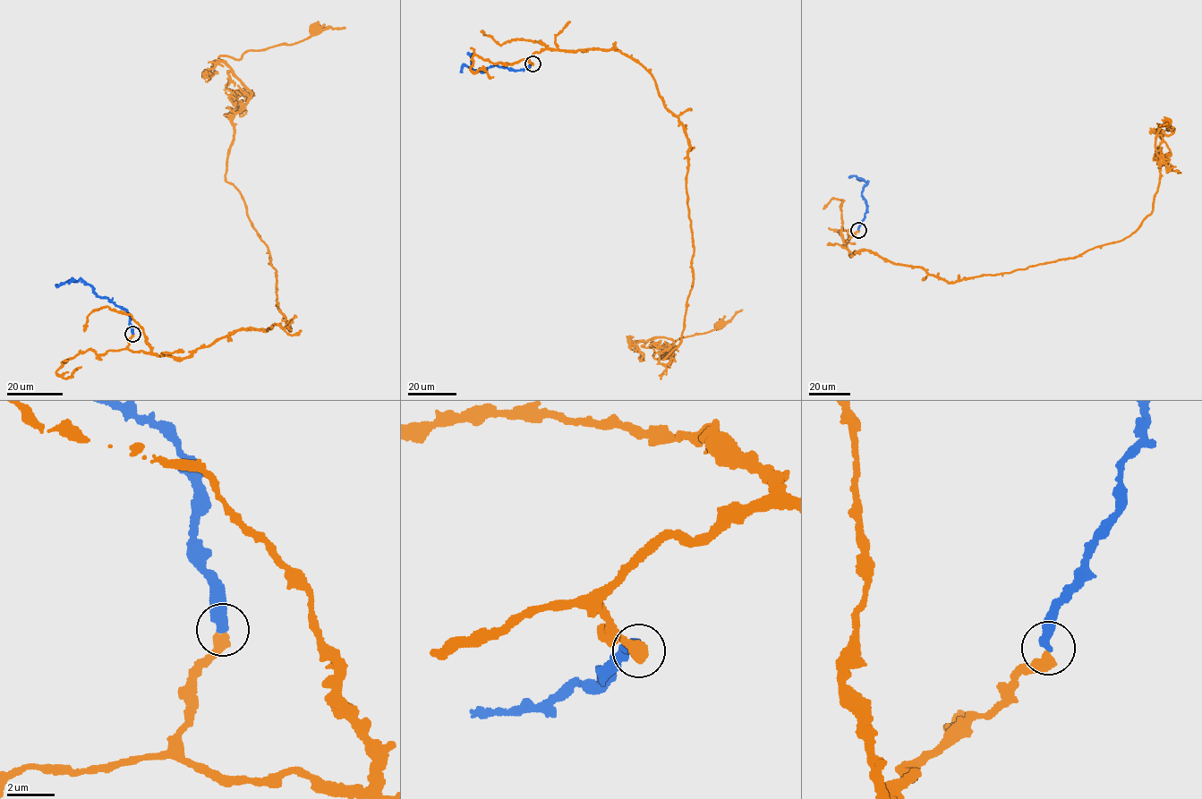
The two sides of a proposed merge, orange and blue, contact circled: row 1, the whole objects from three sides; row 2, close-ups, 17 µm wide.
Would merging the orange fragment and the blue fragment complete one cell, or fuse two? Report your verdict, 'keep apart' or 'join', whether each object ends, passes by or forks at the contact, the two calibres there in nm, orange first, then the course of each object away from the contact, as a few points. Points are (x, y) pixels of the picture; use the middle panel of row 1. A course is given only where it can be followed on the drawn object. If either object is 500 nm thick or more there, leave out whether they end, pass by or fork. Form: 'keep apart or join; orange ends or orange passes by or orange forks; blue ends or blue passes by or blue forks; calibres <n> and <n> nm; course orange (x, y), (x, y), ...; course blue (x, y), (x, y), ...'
join; calibres 500 and 460 nm; course orange (532, 63), (615, 48), (648, 71), (689, 140), (693, 280), (677, 346), (642, 346), (718, 327); course blue (532, 63), (514, 70), (495, 64), (482, 72), (463, 64), (461, 72)

